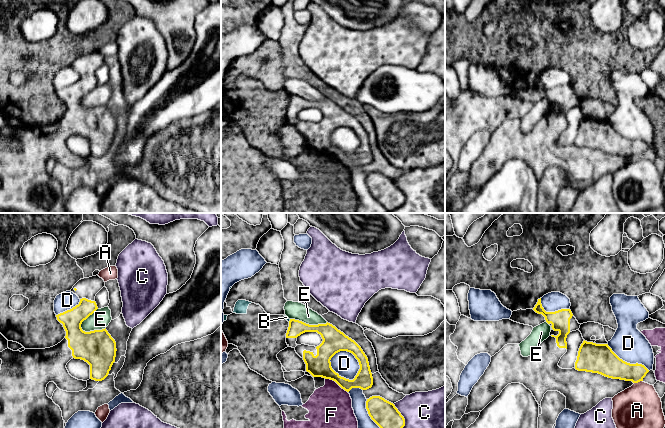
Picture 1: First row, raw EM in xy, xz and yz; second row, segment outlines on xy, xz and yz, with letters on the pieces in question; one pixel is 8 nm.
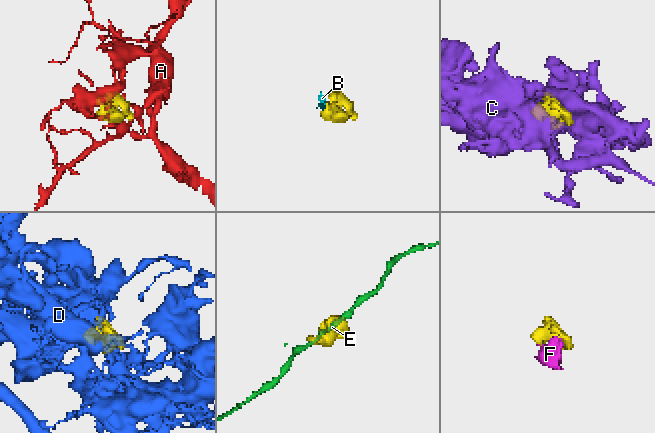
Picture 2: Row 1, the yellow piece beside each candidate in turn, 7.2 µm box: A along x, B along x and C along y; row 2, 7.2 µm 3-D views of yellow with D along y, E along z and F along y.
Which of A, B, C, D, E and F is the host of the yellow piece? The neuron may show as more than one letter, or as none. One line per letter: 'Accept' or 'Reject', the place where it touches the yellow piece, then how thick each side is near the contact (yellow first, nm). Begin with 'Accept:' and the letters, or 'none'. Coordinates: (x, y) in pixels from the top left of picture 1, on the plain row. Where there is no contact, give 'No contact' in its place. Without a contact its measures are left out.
Accept: none
A: Reject. Touches yellow at yz (638, 157). Thickness 190 nm (yellow) against 400 nm
B: Reject. Touches yellow at yz (552, 104). Thickness 160 nm (yellow) against 20 nm
C: Reject. Touches yellow at xz (404, 198). Thickness 200 nm (yellow) against 500 nm
D: Reject. Touches yellow at xz (358, 137). Thickness 190 nm (yellow) against 200 nm
E: Reject. Touches yellow at xy (85, 95). Thickness 280 nm (yellow) against 160 nm
F: Reject. Touches yellow at xz (336, 158). Thickness 180 nm (yellow) against 360 nm

